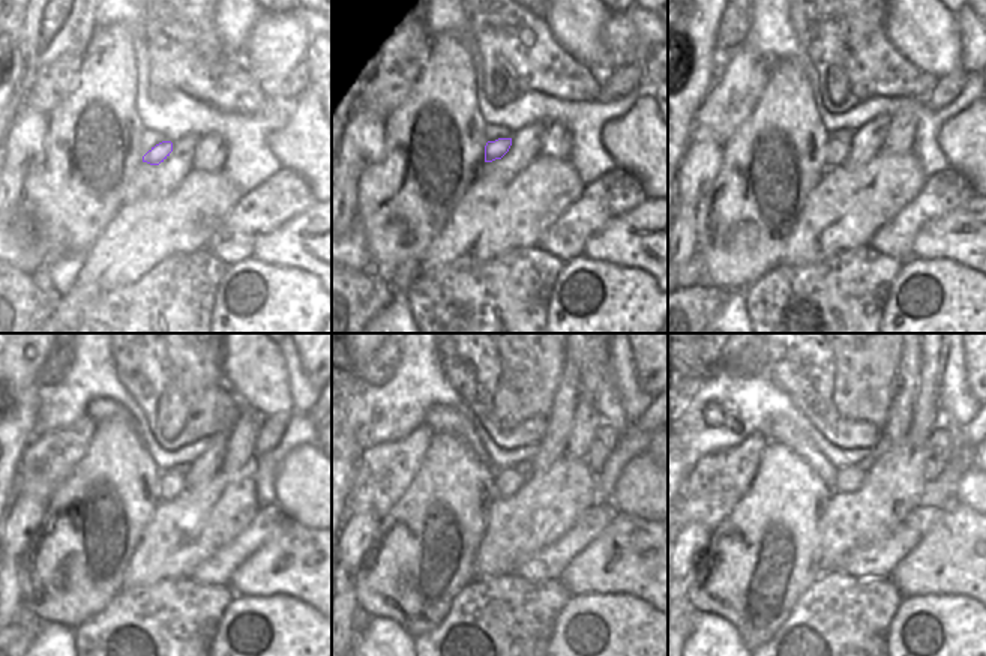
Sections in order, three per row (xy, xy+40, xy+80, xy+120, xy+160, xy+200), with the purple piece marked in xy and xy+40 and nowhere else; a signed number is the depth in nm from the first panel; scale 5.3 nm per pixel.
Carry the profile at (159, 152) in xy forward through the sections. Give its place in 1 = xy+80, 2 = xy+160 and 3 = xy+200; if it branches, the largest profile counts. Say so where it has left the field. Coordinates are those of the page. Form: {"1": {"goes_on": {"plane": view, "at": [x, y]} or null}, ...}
{"1": {"goes_on": {"plane": "xy+80", "at": [838, 150]}}, "2": {"goes_on": {"plane": "xy+160", "at": [506, 482]}}, "3": {"goes_on": {"plane": "xy+200", "at": [850, 479]}}}

